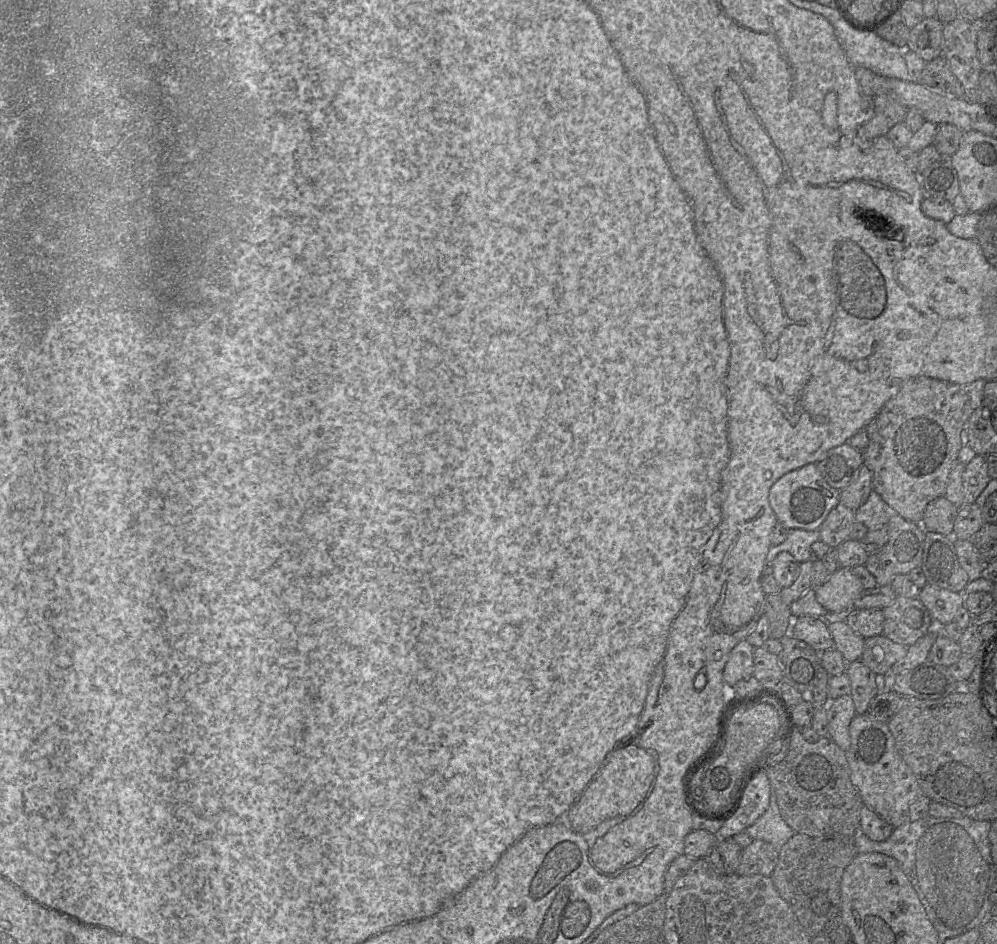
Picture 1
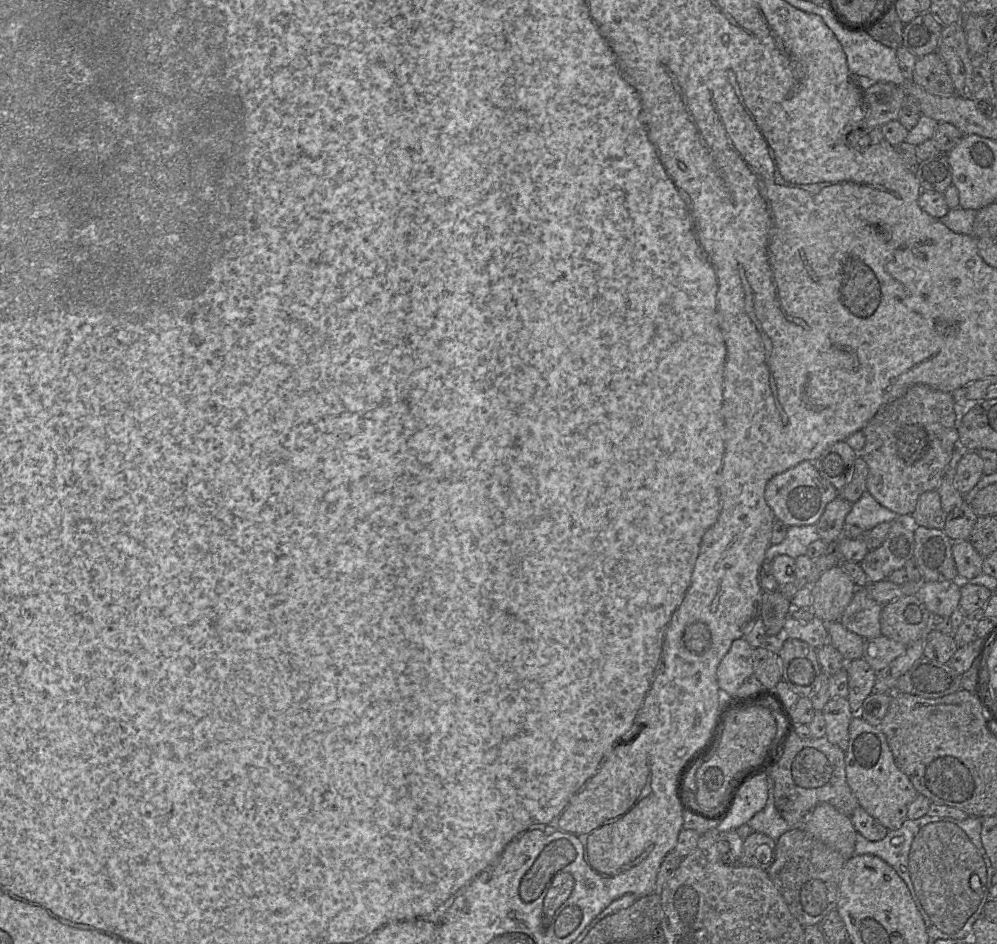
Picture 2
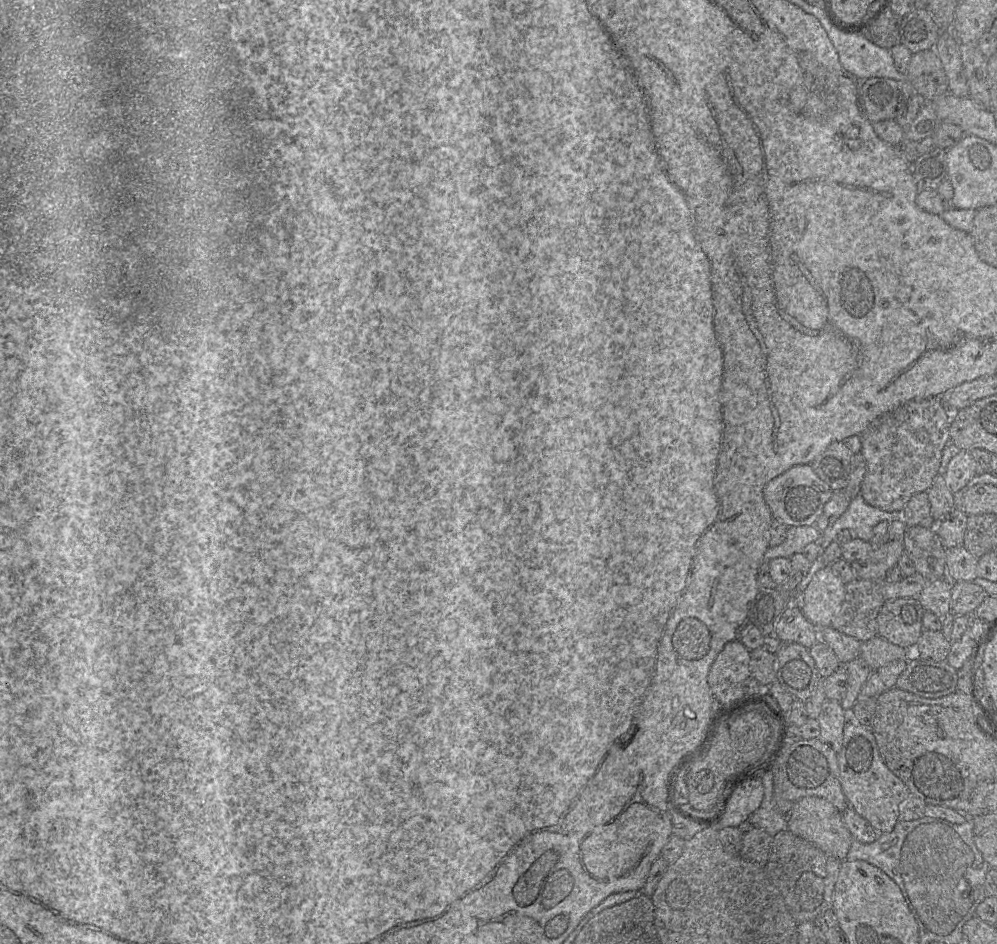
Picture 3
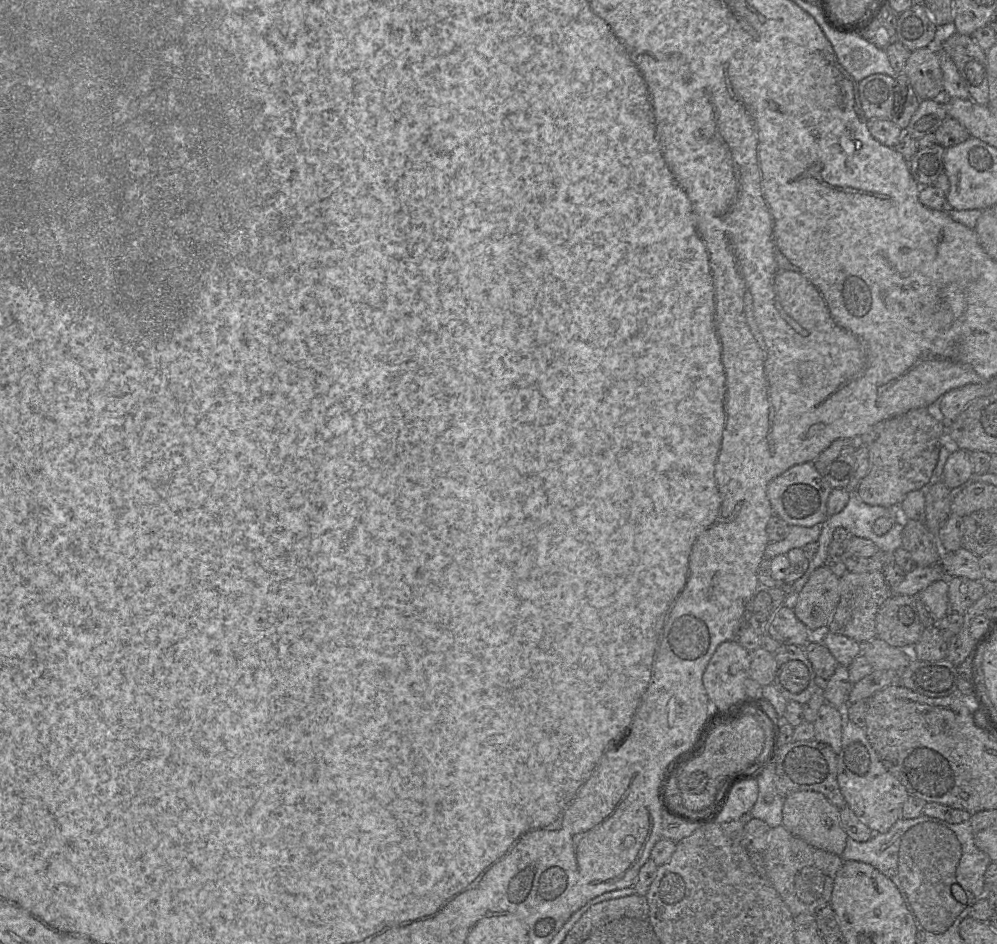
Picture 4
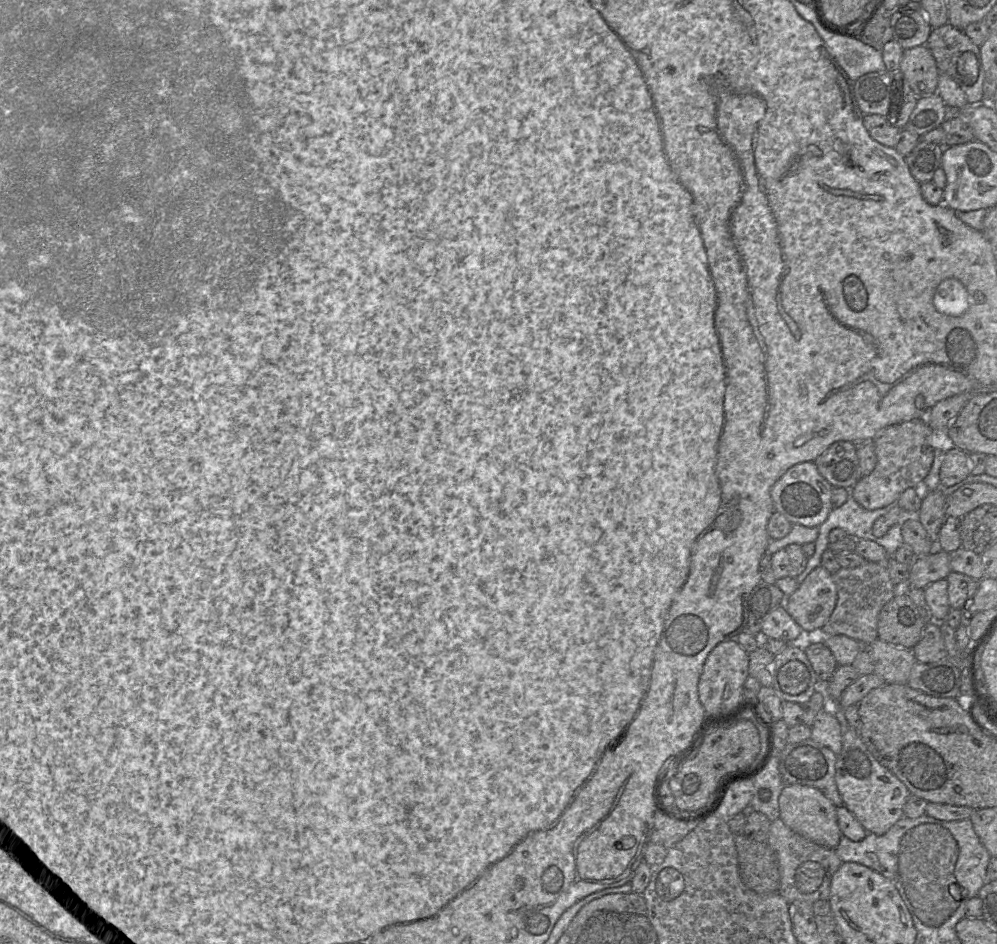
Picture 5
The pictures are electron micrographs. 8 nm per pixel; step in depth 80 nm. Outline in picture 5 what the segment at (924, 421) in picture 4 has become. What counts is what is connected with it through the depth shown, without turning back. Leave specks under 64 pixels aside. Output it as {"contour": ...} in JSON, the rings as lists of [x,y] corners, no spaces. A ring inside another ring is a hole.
{"contour":[[[925,419],[889,425],[878,431],[871,441],[877,463],[870,474],[860,478],[850,489],[850,496],[863,508],[876,510],[895,505],[906,489],[921,487],[934,459],[934,448],[930,445],[933,432]]]}

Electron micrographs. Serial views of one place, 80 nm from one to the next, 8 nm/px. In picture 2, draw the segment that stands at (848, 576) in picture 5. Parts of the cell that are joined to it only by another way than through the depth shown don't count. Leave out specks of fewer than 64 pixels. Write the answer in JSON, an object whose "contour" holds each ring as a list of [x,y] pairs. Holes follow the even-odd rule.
{"contour":[[[857,588],[839,618],[848,631],[868,640],[881,636],[880,616],[883,605],[869,596],[865,588]]]}

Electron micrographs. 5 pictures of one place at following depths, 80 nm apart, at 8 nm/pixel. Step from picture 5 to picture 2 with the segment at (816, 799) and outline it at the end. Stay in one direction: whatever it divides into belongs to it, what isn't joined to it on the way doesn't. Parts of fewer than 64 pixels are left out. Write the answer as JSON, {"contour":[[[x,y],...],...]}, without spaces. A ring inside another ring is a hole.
{"contour":[[[828,803],[818,804],[809,812],[804,830],[837,850],[845,859],[855,855],[857,831],[850,817]]]}

